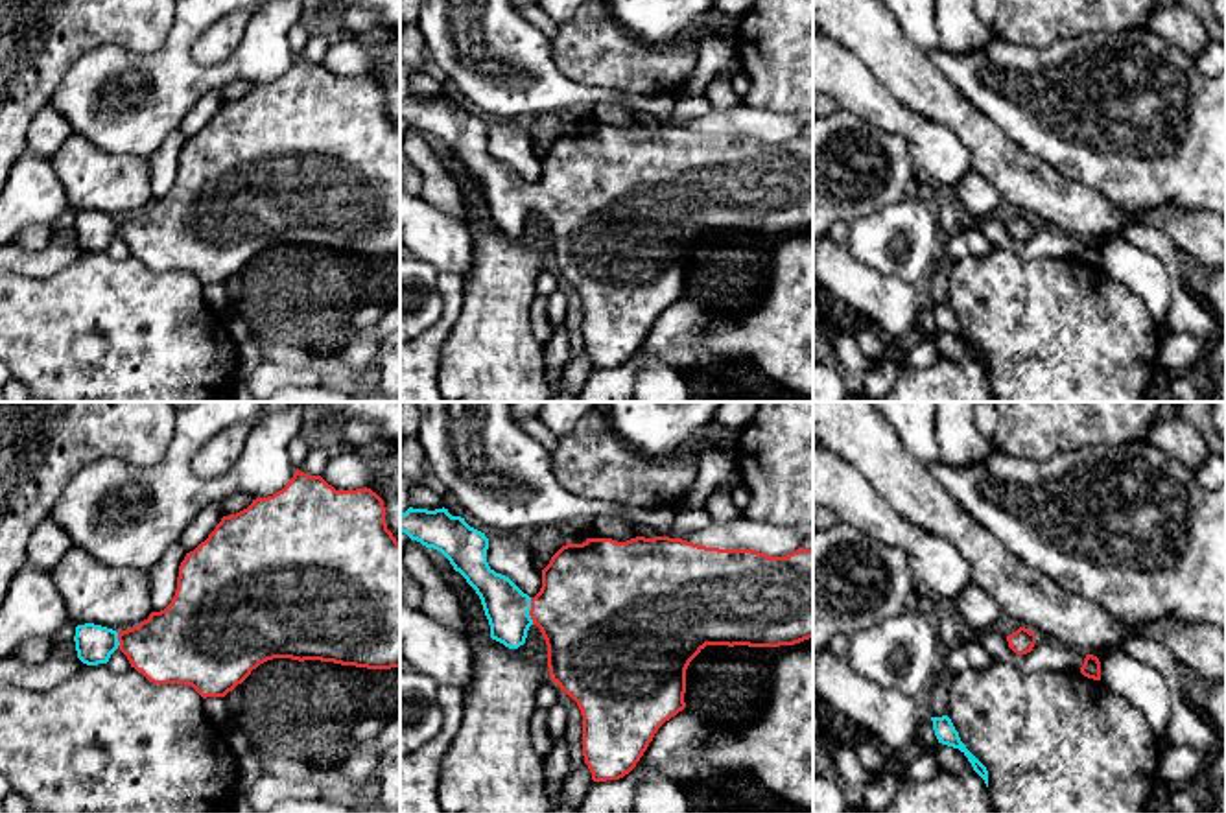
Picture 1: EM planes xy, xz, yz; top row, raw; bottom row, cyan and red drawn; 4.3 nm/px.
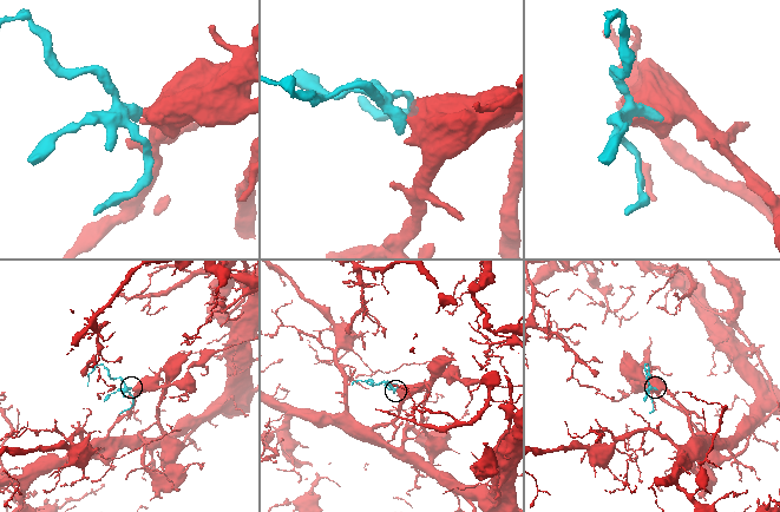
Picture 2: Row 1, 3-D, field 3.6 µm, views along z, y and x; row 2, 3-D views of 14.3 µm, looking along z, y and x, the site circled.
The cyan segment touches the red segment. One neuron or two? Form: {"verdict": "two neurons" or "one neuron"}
{"verdict": "one neuron"}

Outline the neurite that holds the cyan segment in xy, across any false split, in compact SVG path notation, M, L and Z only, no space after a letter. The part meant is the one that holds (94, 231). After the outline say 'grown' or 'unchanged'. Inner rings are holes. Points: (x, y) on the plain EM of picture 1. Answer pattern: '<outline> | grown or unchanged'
M295 57L282 77L223 103L208 125L186 140L175 183L164 197L122 219L94 210L77 212L74 229L77 245L87 253L107 251L120 236L149 269L188 271L203 286L225 284L273 245L400 254L400 131L387 116L383 87L367 74L336 77L321 63Z | grown

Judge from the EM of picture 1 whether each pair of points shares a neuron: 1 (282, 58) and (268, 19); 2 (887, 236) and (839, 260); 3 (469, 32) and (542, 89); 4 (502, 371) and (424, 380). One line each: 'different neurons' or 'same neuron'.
1: same neuron
2: different neurons
3: same neuron
4: different neurons

